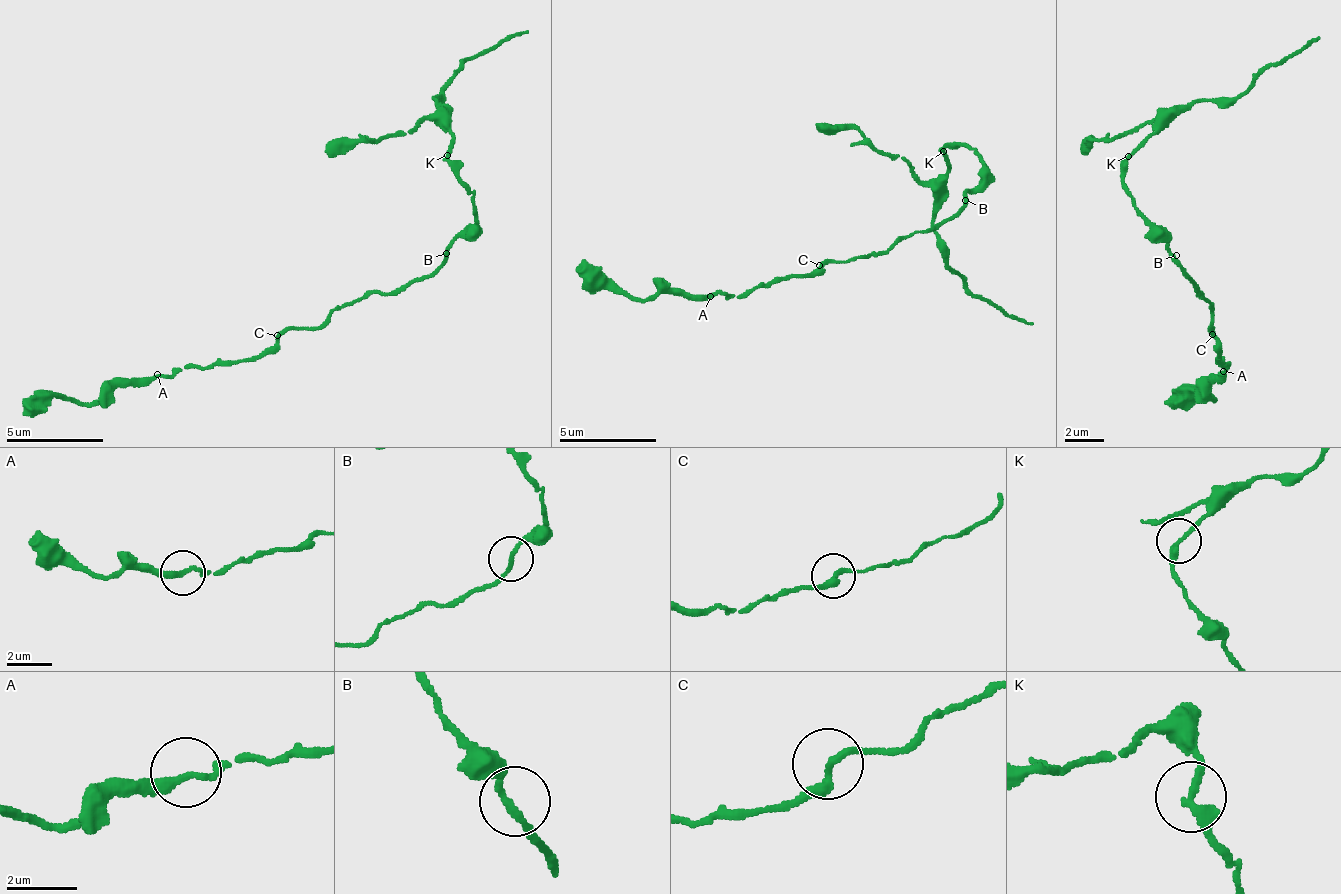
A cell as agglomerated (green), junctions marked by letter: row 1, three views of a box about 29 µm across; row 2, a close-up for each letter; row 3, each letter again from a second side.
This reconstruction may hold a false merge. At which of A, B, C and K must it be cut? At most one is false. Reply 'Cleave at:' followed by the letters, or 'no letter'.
Cleave at: no letter

